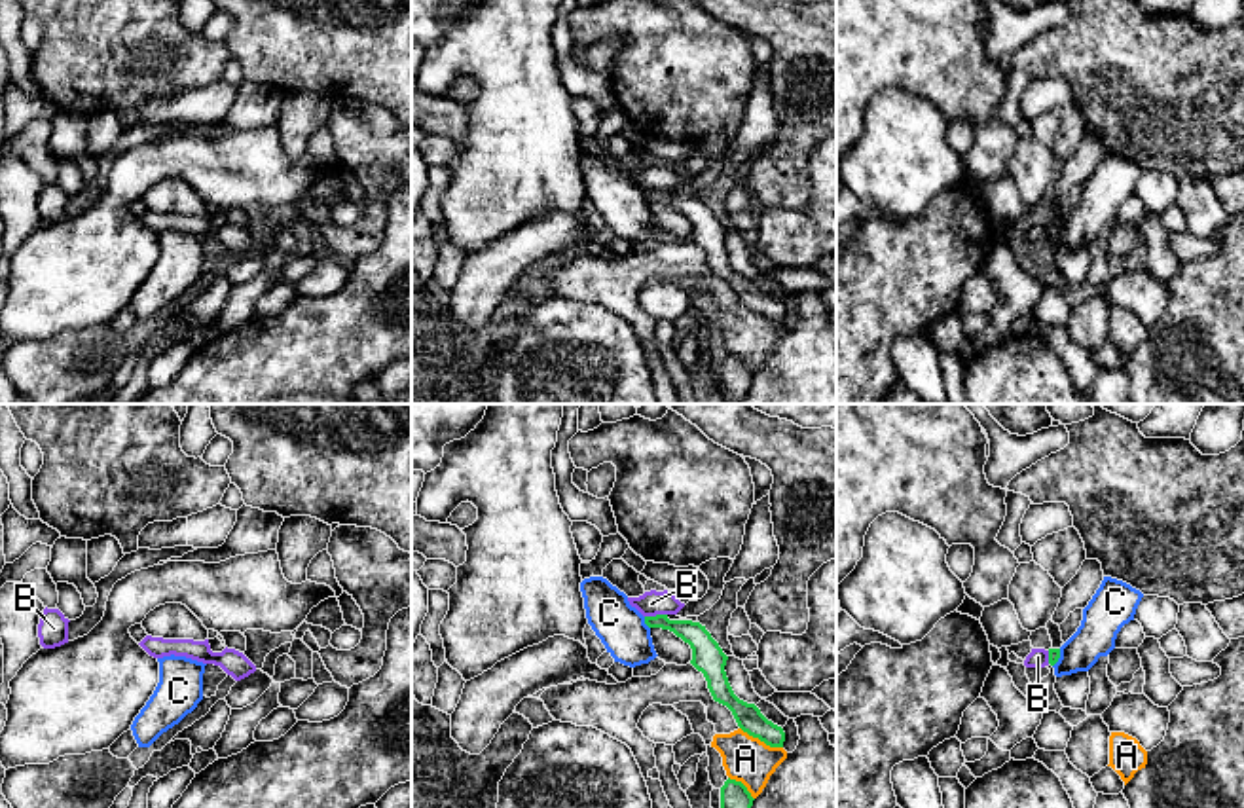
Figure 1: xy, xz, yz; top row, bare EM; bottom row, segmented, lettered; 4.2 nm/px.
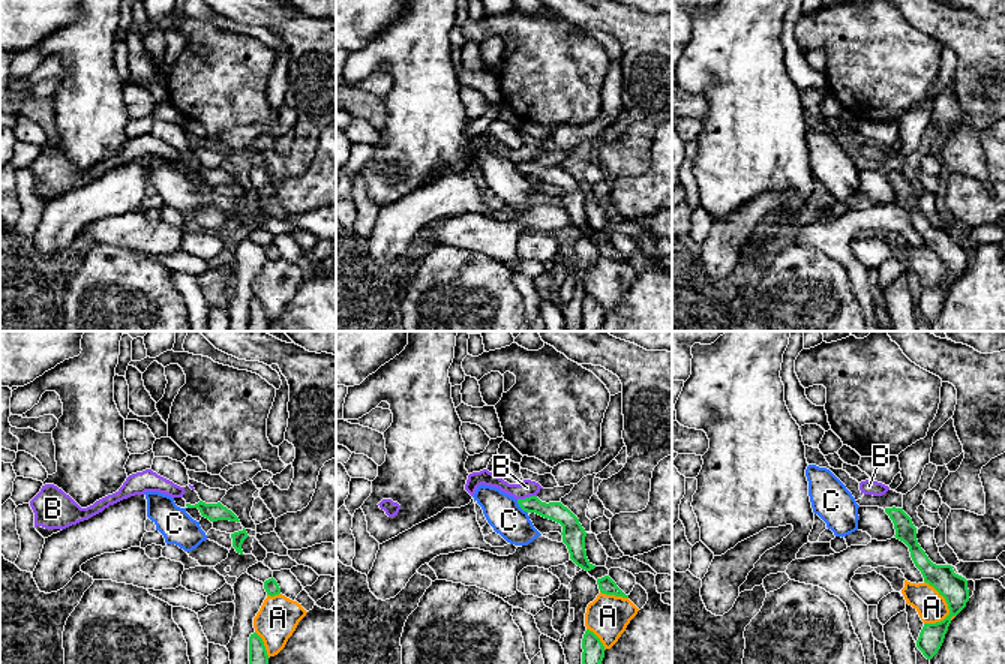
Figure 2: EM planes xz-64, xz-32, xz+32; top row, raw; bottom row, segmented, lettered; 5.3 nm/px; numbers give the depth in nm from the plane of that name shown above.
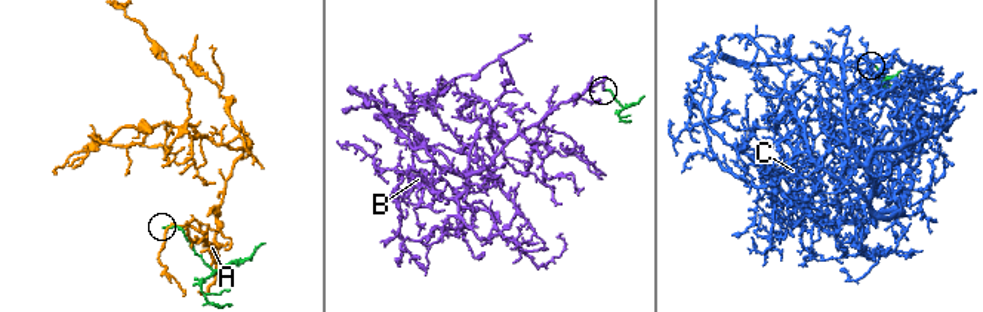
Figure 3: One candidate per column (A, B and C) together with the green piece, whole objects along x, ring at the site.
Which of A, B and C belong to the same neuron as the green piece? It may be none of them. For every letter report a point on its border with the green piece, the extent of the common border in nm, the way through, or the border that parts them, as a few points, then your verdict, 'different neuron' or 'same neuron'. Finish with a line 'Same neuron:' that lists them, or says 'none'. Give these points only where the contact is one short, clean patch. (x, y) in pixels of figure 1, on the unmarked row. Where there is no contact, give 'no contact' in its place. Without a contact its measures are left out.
A: xz (761, 315) | 200 nm | different neuron
B: xz (657, 190) | 100 nm | along xz (666, 188), (645, 192) | different neuron
C: xz (645, 198) | 60 nm | along xz (643, 192), (649, 203) | different neuron
Same neuron: none

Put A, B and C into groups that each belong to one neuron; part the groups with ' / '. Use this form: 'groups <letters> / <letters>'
groups A / B / C

